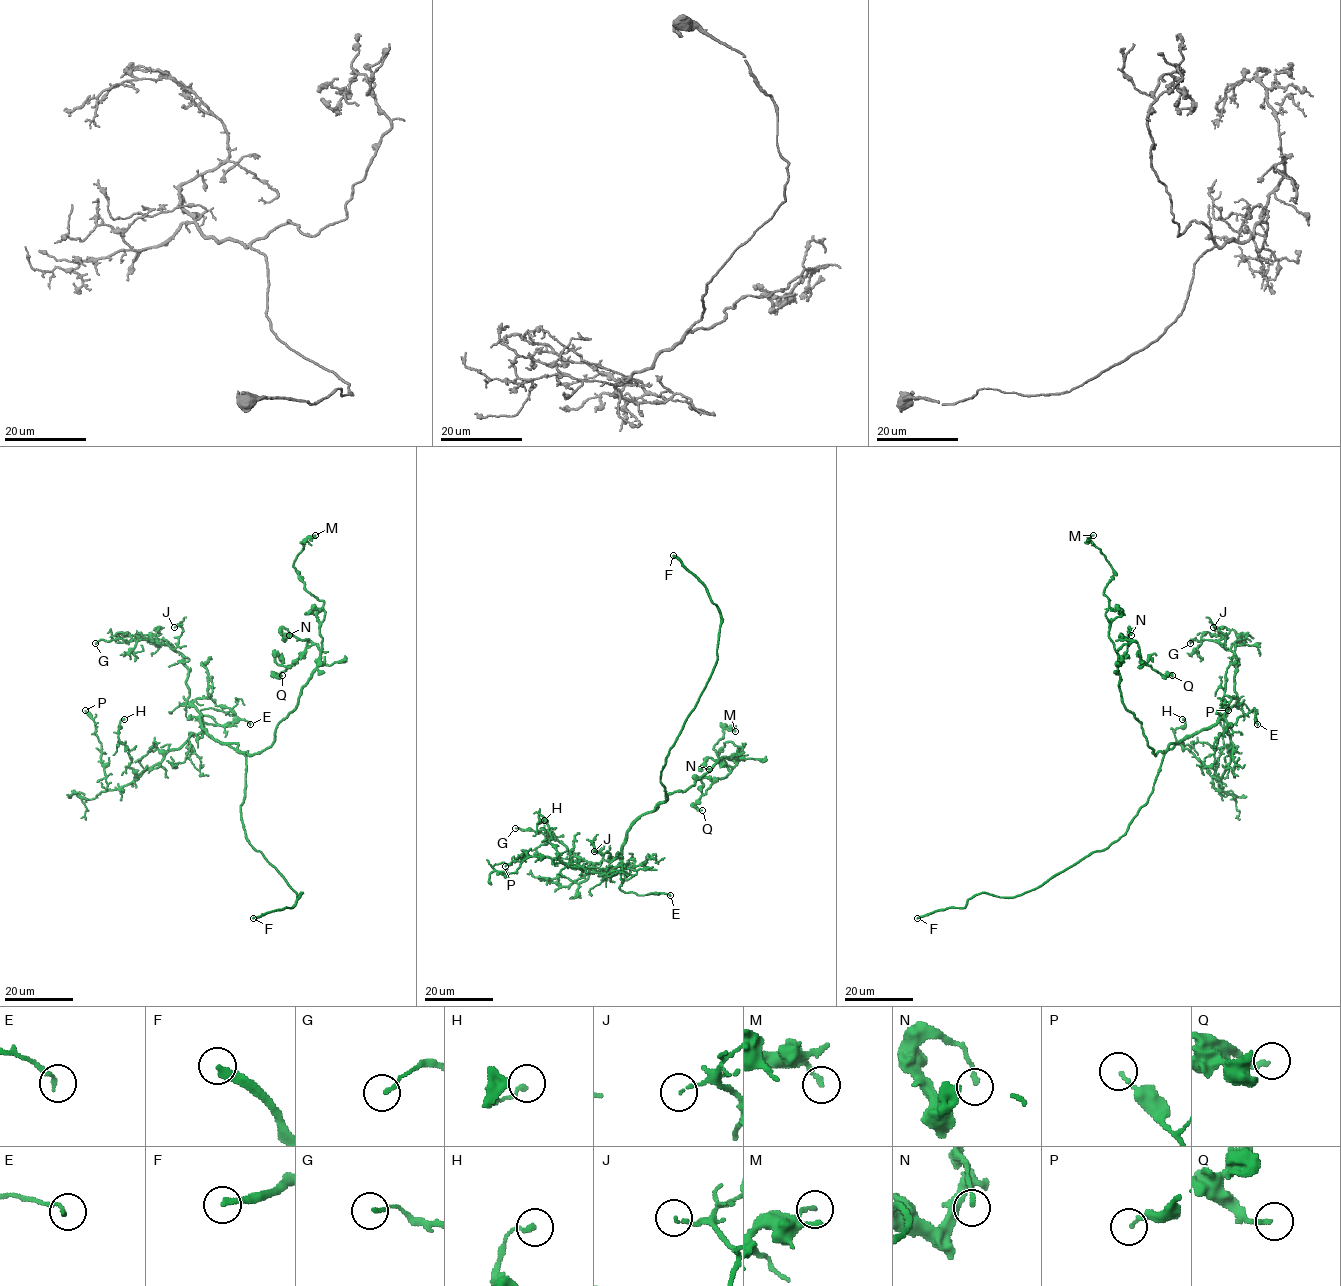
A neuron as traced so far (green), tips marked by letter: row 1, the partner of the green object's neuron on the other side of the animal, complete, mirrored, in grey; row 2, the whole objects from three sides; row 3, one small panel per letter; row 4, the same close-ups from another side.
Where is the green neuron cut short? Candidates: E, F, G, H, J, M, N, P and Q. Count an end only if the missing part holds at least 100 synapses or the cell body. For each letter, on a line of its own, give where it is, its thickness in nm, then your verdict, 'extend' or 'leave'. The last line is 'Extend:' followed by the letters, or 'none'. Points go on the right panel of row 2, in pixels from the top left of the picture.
E: (1257, 724) | 170 nm | leave
F: (917, 918) | 280 nm | extend
G: (1190, 643) | 130 nm | leave
H: (1182, 719) | 180 nm | leave
J: (1213, 627) | 100 nm | leave
M: (1093, 535) | 150 nm | leave
N: (1131, 635) | 170 nm | leave
P: (1228, 710) | 120 nm | leave
Q: (1172, 675) | 170 nm | leave
Extend: F

